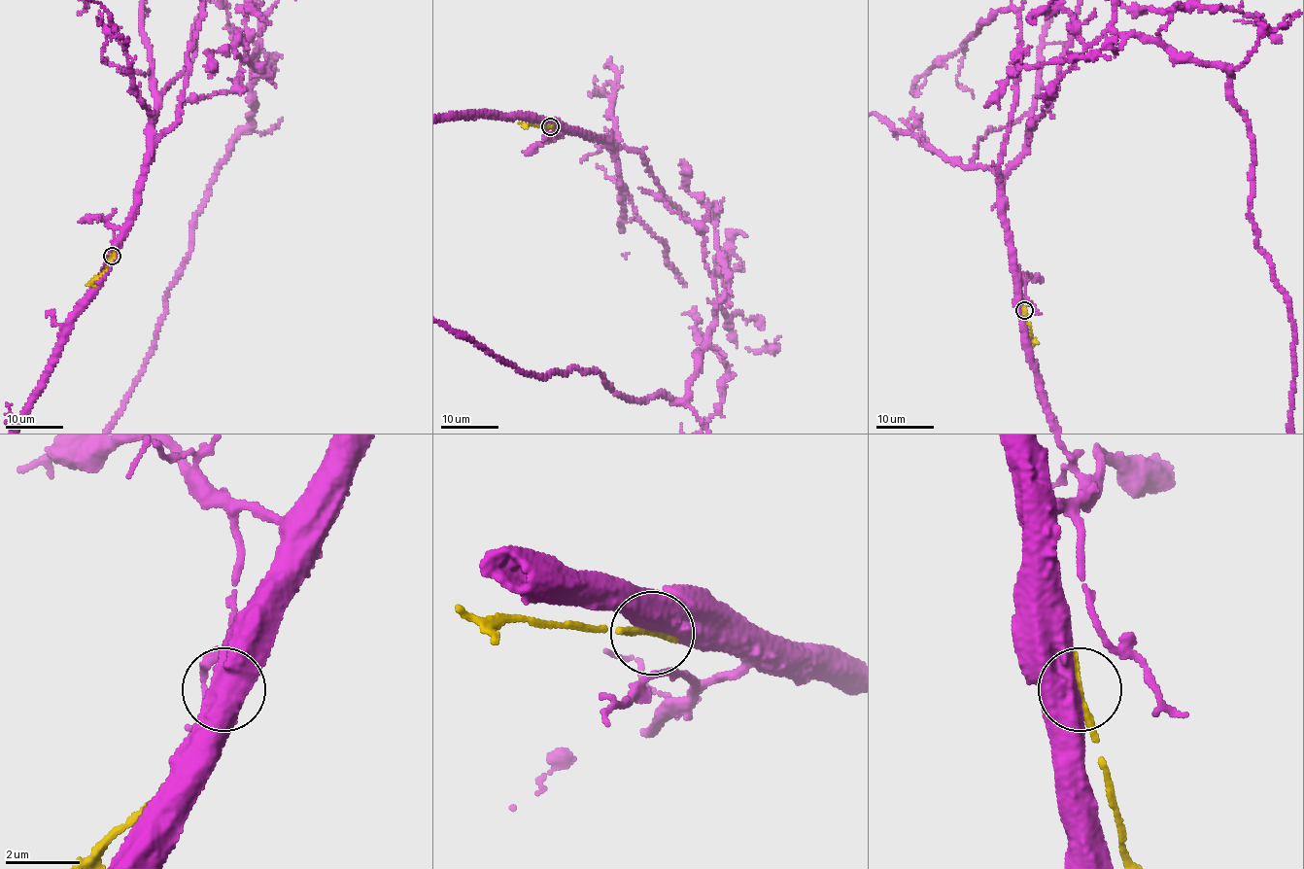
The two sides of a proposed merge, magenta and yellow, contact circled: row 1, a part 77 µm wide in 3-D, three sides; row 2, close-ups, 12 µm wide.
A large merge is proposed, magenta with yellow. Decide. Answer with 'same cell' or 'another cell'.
another cell

